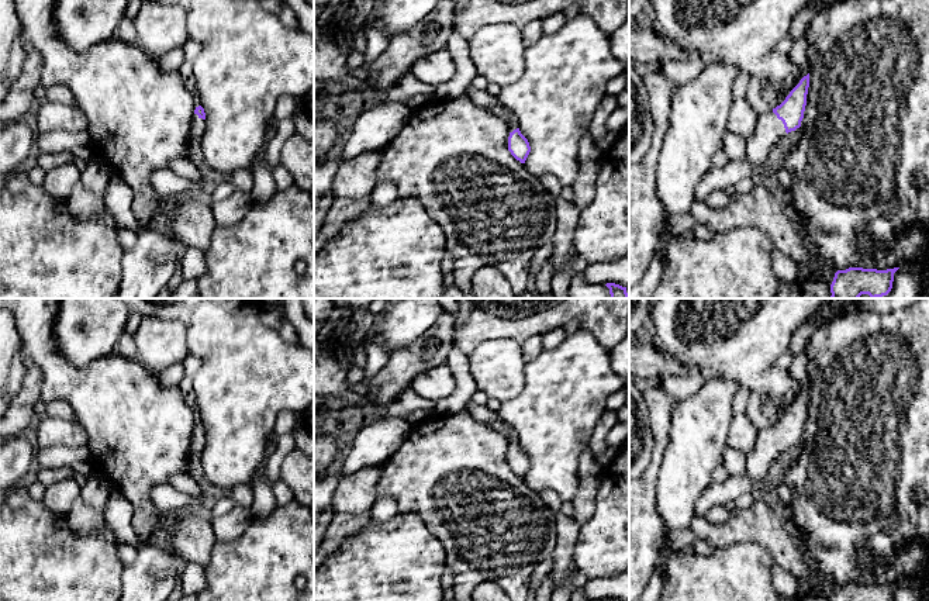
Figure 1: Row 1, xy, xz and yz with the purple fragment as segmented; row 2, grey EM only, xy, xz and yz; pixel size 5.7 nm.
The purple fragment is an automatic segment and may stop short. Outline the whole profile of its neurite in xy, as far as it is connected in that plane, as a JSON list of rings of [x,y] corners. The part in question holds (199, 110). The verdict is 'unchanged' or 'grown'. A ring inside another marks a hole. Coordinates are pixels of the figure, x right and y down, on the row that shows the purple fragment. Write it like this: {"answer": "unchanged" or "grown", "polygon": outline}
{"answer": "grown", "polygon": [[[201,106],[196,107],[194,115],[191,118],[191,127],[190,127],[190,135],[189,141],[191,142],[200,142],[203,134],[206,131],[206,113]]]}

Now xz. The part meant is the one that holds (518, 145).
{"answer": "grown", "polygon": [[[501,103],[490,104],[486,108],[493,111],[495,115],[503,118],[508,124],[508,128],[510,128],[508,151],[517,160],[519,160],[521,163],[525,163],[531,152],[531,146],[528,139],[521,134],[518,128],[518,118],[514,117],[508,111],[508,108]]]}

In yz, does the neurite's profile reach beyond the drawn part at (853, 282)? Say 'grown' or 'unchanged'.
unchanged

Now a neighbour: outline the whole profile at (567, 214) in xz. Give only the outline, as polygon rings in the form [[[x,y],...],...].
[[[557,197],[556,200],[557,225],[552,236],[553,253],[550,260],[555,274],[564,269],[573,258],[574,231],[580,220],[580,210],[571,200]]]

